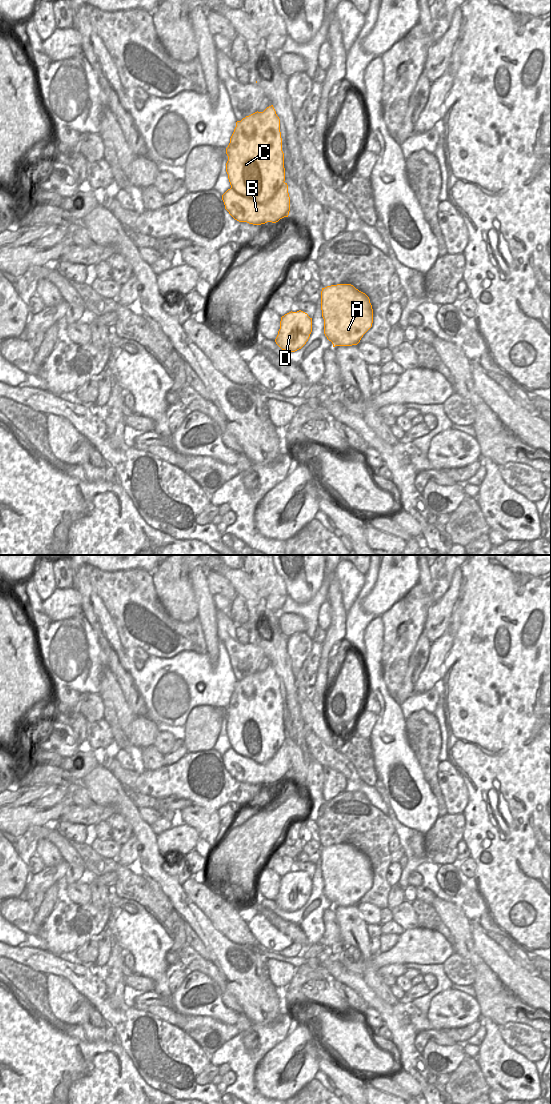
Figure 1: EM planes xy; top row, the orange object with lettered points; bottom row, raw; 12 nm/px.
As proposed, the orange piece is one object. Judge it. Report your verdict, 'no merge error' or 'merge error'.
merge error

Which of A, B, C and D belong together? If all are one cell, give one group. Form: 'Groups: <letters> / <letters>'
Groups: A B D / C

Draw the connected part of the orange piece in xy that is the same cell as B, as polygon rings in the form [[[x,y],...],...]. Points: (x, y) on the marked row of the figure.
[[[285,182],[276,195],[263,204],[238,194],[232,187],[222,195],[222,200],[225,209],[235,220],[253,225],[276,223],[288,217],[290,211],[288,185]]]

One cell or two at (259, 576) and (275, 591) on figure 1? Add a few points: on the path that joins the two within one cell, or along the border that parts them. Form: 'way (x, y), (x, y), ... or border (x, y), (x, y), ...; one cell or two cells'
way (263, 579), (271, 587); one cell

